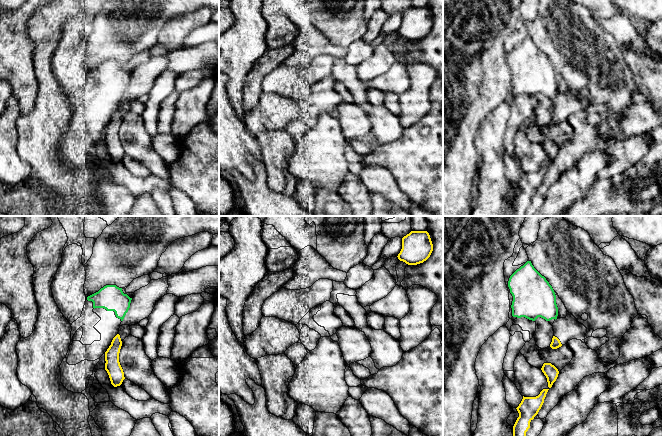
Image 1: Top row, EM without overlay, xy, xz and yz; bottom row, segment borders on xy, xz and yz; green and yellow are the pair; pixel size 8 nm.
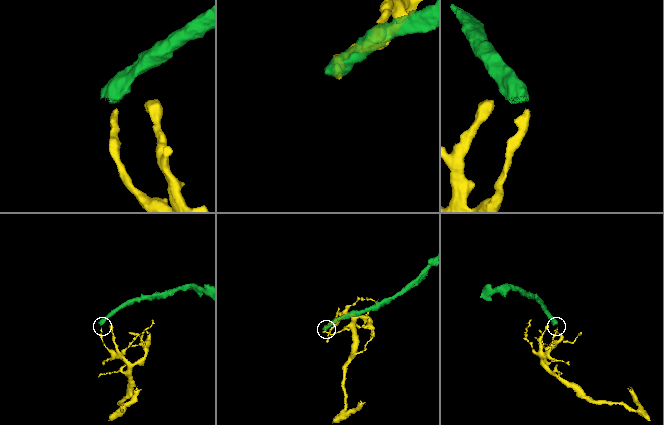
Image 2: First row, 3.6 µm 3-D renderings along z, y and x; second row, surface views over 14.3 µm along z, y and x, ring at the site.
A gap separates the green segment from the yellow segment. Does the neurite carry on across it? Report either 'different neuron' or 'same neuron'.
different neuron

